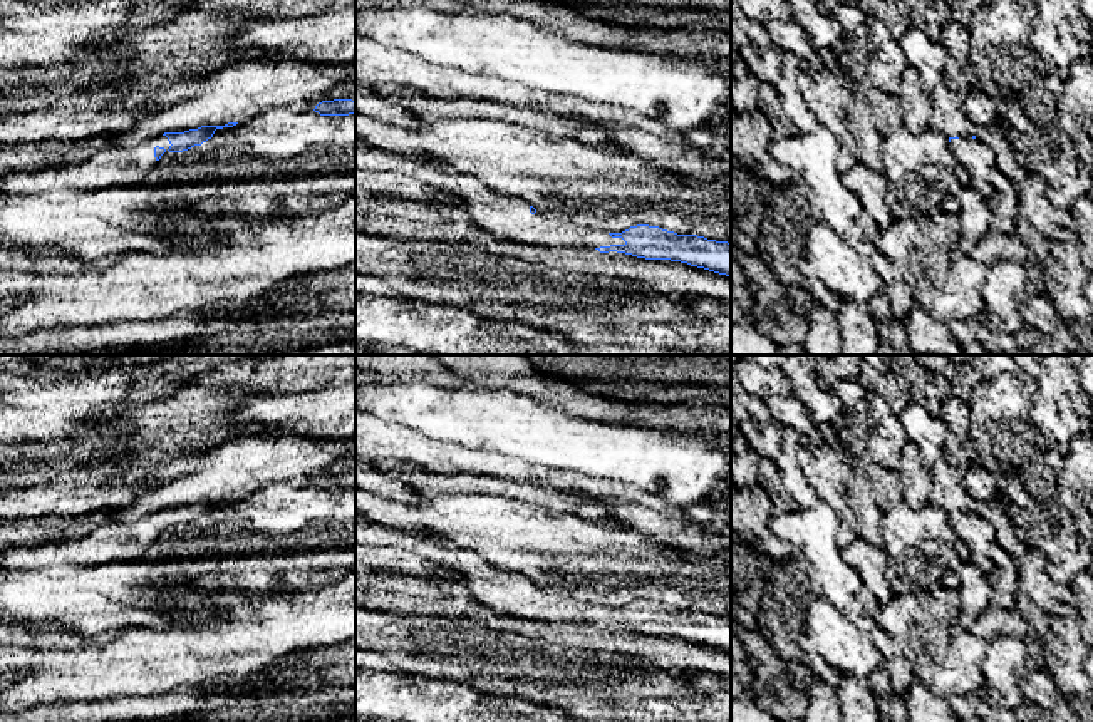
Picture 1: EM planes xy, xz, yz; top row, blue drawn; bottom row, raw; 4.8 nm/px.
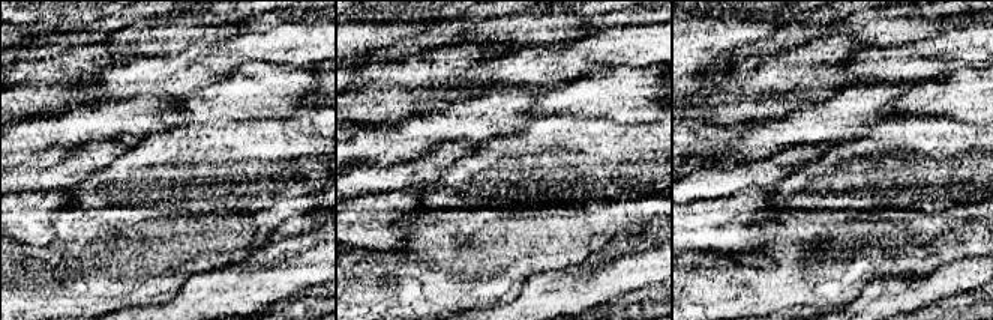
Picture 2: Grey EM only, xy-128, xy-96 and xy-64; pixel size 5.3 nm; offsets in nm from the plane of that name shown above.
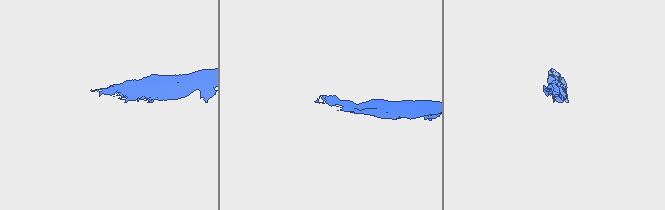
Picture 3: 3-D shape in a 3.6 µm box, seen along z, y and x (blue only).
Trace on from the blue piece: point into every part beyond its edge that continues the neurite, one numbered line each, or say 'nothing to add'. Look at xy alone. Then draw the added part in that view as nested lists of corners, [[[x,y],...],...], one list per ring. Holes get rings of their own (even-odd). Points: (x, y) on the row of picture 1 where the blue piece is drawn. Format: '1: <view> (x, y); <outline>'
1: xy (118, 166); [[[158,139],[99,149],[80,164],[50,166],[2,178],[0,206],[54,201],[75,191],[136,186],[153,176]]]

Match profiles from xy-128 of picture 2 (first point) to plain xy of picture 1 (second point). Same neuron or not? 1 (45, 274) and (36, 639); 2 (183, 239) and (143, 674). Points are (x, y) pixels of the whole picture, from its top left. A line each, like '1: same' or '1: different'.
1: different
2: same

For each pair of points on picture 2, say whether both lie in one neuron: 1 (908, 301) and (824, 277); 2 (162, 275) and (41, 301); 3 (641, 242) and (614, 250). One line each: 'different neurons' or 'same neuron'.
1: different neurons
2: same neuron
3: same neuron

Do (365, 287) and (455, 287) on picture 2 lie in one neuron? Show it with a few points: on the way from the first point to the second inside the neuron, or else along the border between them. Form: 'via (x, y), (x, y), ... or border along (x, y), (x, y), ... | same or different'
via (387, 287), (432, 287) | same

